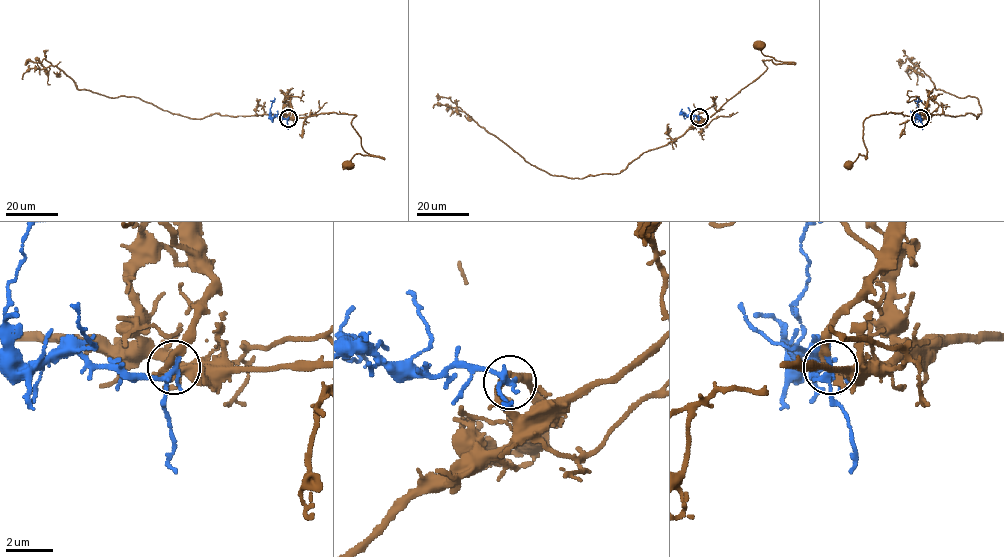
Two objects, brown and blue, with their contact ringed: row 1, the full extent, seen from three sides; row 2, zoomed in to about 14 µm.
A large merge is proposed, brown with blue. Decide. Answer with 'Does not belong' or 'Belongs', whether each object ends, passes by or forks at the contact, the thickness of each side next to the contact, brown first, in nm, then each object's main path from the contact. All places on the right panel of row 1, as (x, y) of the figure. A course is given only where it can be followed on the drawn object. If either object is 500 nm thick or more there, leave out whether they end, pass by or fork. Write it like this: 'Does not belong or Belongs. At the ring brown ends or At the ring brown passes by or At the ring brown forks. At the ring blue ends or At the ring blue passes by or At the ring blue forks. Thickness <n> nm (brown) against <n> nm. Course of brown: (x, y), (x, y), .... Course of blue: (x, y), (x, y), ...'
Belongs. At the ring brown passes by. At the ring blue passes by. Thickness 280 nm (brown) against 240 nm. Course of brown: (920, 118), (893, 113), (870, 115), (863, 126), (867, 154), (865, 157), (859, 153), (849, 166). Course of blue: (920, 118), (915, 113), (917, 104), (921, 102)

